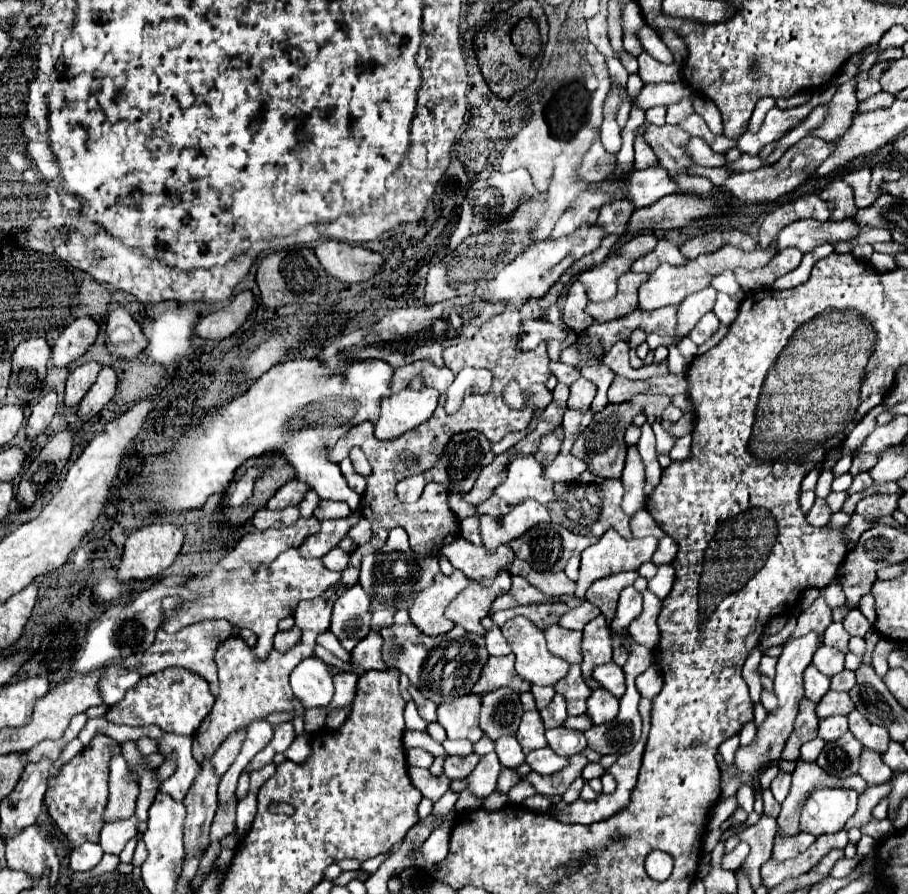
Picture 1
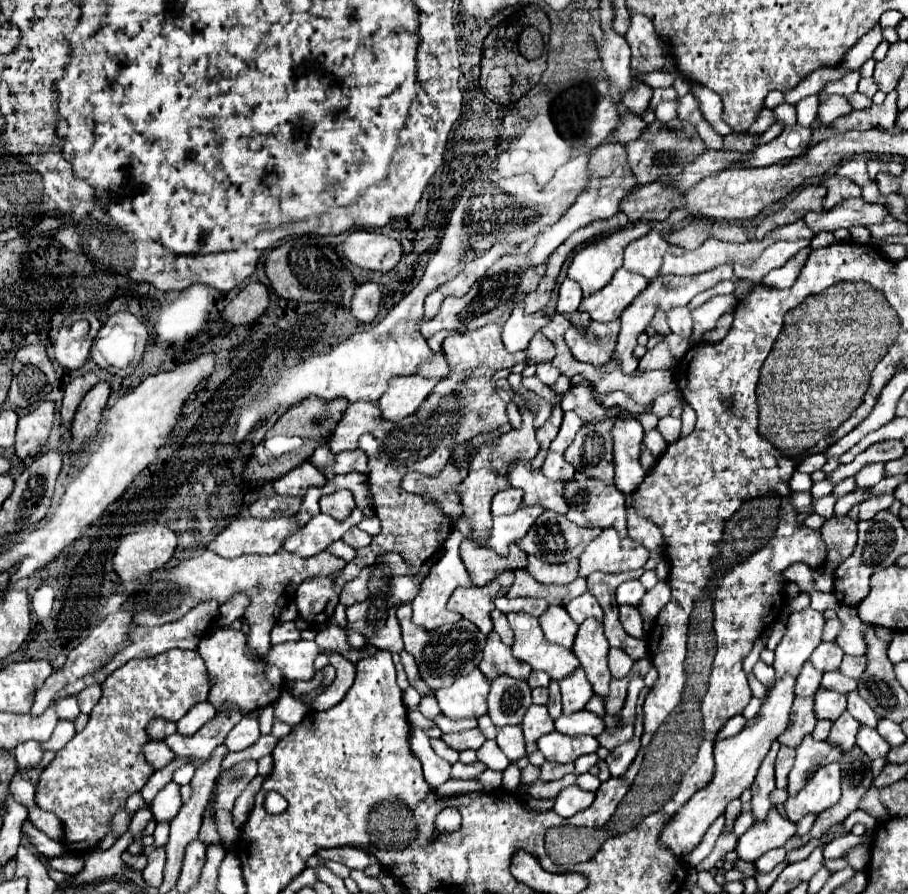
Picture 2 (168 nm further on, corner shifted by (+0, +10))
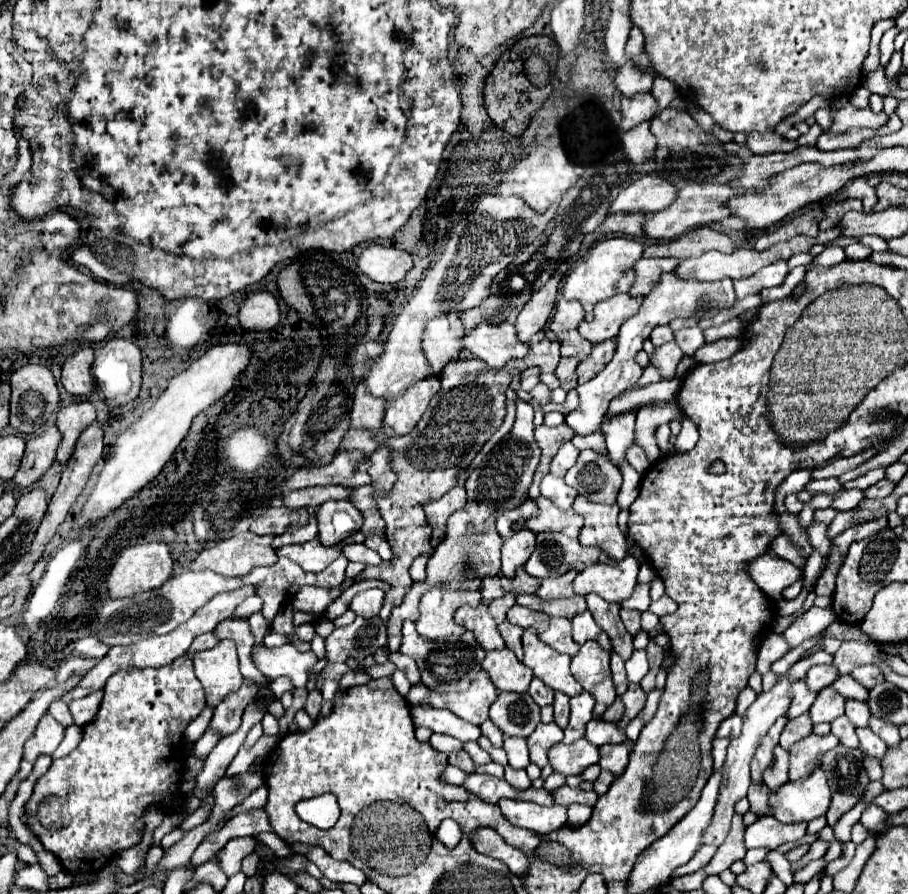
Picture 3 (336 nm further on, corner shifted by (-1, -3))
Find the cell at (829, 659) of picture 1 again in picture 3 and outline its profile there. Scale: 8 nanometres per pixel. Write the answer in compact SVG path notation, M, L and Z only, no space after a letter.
M820 664L820 666L812 666L806 674L806 684L810 690L814 692L820 692L822 688L826 686L832 686L834 680L838 678L838 668L834 664L826 666L826 664Z

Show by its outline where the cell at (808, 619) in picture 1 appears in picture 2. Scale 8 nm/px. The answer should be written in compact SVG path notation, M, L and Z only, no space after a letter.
M803 609L799 613L793 613L787 621L787 635L775 649L775 679L767 685L767 693L773 689L773 683L781 679L781 675L793 675L797 677L803 663L811 657L813 649L821 643L823 633L823 613L809 609Z

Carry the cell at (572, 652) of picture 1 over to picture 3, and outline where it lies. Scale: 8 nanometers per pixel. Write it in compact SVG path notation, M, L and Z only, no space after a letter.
M550 618L550 626L540 634L542 642L554 648L560 654L574 656L578 652L578 644L572 640L572 624L568 618Z

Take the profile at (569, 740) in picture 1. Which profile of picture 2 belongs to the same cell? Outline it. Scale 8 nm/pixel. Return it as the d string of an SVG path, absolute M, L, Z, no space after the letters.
M577 711L573 715L561 715L555 721L557 731L565 735L601 735L605 731L603 717L591 713L591 711Z

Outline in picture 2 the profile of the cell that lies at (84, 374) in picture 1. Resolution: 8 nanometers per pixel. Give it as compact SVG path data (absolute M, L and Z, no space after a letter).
M87 373L83 377L71 379L71 383L65 387L65 395L63 395L63 403L61 403L61 421L63 423L71 423L73 421L79 403L87 395L87 391L93 389L97 383L99 383L97 373Z

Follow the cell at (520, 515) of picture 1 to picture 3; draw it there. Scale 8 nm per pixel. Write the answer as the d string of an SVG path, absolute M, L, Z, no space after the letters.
M522 528L514 536L506 538L502 546L502 574L508 578L514 576L516 568L530 558L534 546L536 546L536 534L530 532L528 528Z

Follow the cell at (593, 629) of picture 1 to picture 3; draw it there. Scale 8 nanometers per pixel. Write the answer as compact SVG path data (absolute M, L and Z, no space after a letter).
M594 640L582 644L580 652L572 658L572 676L584 686L586 692L594 696L594 716L600 718L616 700L616 690L610 674L610 650L604 650Z

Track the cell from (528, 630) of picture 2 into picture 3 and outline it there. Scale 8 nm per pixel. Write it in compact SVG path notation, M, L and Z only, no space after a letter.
M524 630L522 644L524 644L522 664L530 668L534 676L540 678L546 686L550 686L552 690L560 690L566 696L576 696L584 690L570 674L572 658L568 654L558 654L530 630Z

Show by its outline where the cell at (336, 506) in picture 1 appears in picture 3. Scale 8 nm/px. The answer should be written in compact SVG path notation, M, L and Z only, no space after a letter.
M330 500L316 510L318 520L318 538L324 544L338 544L348 538L352 532L360 530L362 514L348 500Z

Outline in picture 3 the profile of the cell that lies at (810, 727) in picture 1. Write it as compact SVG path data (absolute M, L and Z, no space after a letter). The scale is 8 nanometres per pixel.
M802 714L798 718L792 718L788 720L788 724L784 726L784 732L780 736L780 746L784 750L792 748L792 744L796 744L798 740L806 738L812 734L812 722L810 722L810 716L808 714Z

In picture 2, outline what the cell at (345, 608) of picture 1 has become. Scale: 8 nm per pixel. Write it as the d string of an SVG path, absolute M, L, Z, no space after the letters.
M365 567L353 581L349 581L343 591L341 591L341 597L339 601L343 605L353 605L353 603L359 603L359 601L365 601L367 595L369 595L369 589L367 589L367 581L369 581L369 575L373 573L373 567Z

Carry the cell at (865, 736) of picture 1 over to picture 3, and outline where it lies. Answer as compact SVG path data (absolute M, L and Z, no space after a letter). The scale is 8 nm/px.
M848 700L846 702L846 716L850 718L850 722L856 728L866 728L868 726L868 720L870 720L870 710L866 708L866 702Z

